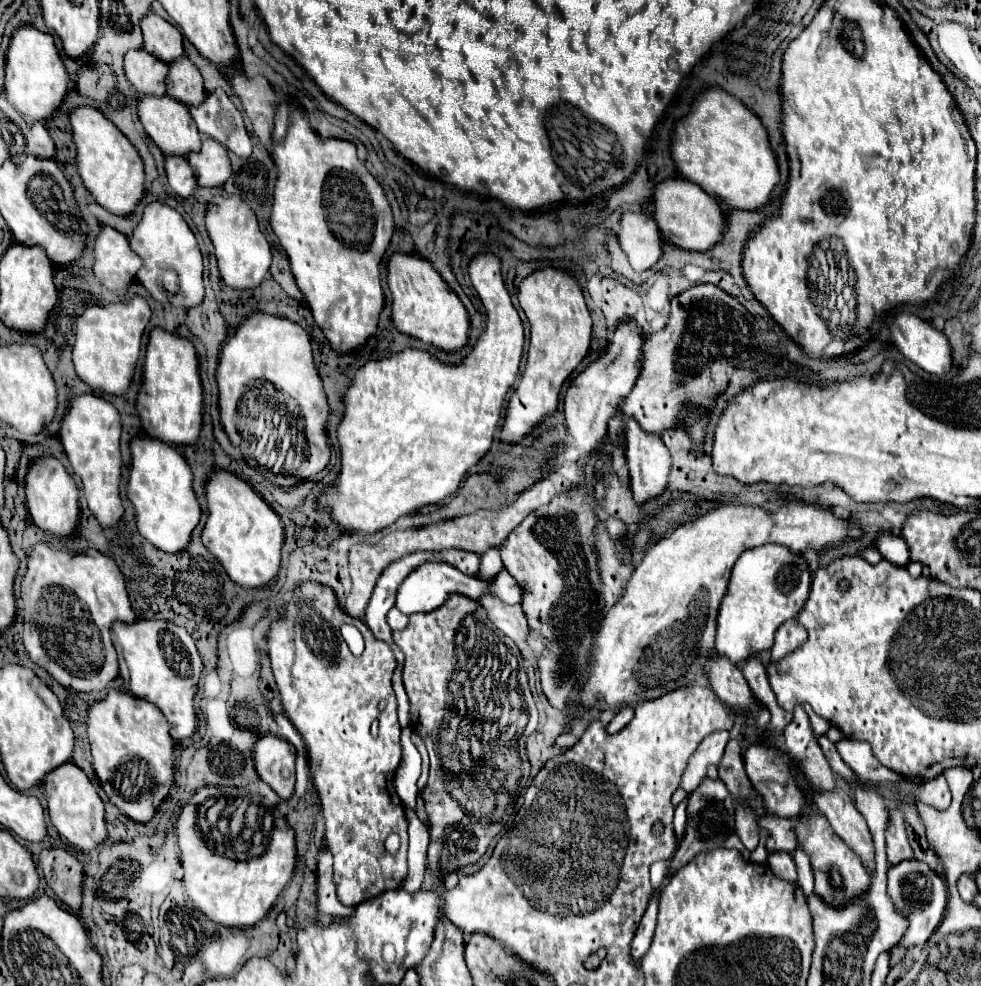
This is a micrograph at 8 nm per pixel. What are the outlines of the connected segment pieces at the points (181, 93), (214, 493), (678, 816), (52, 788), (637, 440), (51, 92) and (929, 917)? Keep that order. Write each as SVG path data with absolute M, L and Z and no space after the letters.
M186 54L170 64L166 76L166 92L168 96L184 102L186 106L200 104L204 100L206 92L202 84L202 74Z
M212 470L204 484L208 520L202 530L202 544L218 558L228 576L246 588L258 588L276 578L284 528L278 514L248 486L228 470Z
M688 798L682 800L682 802L676 806L676 814L674 814L674 830L676 830L678 840L682 838L684 828L686 828L686 804L688 804Z
M74 762L60 764L56 772L48 772L48 776L44 778L44 788L46 788L46 800L48 800L48 816L56 826L56 830L68 842L76 844L84 852L90 852L106 838L104 804L80 766L76 766Z
M636 420L626 424L624 440L632 492L636 502L644 502L666 488L672 460L662 438L644 432Z
M22 24L14 30L10 46L6 50L6 82L4 96L6 100L26 118L42 120L48 118L64 100L70 90L70 78L66 74L64 62L54 46L50 34L36 30L32 24Z
M902 860L900 864L890 866L888 870L888 896L892 904L896 906L896 910L904 912L904 906L906 906L904 918L908 920L908 932L902 936L900 946L908 950L912 946L926 944L926 940L932 936L932 932L940 924L946 902L948 902L946 884L942 882L942 878L934 870L930 870L928 864L920 860Z

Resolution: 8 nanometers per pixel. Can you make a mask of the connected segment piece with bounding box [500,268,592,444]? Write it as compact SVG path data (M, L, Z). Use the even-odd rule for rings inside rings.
M558 268L536 270L522 280L518 300L528 316L532 336L526 370L510 398L506 422L500 434L500 440L506 444L520 444L524 434L532 432L536 424L556 410L560 388L586 356L592 338L592 318L584 300L584 292L572 274Z

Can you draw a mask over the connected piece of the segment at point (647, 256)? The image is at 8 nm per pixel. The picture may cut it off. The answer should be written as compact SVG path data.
M646 212L622 214L618 242L636 272L644 272L646 268L654 266L662 254L662 238L658 226Z

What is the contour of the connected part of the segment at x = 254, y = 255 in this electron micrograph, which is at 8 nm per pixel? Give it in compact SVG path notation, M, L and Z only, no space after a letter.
M226 196L218 202L206 204L204 222L206 222L206 232L214 244L214 254L224 282L240 290L258 286L268 274L272 254L270 254L270 244L260 232L260 226L252 208L248 208L248 204L240 200L240 196Z

